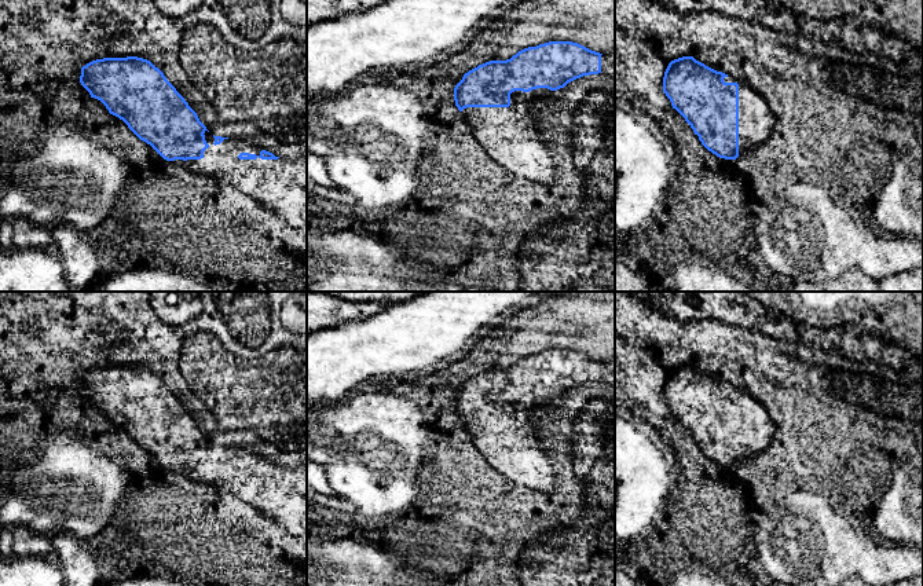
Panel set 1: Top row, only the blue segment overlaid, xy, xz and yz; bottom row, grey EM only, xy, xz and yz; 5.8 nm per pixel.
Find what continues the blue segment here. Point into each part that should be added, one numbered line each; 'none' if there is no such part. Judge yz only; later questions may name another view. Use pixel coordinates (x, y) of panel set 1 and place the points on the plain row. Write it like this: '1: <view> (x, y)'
1: yz (755, 428)

